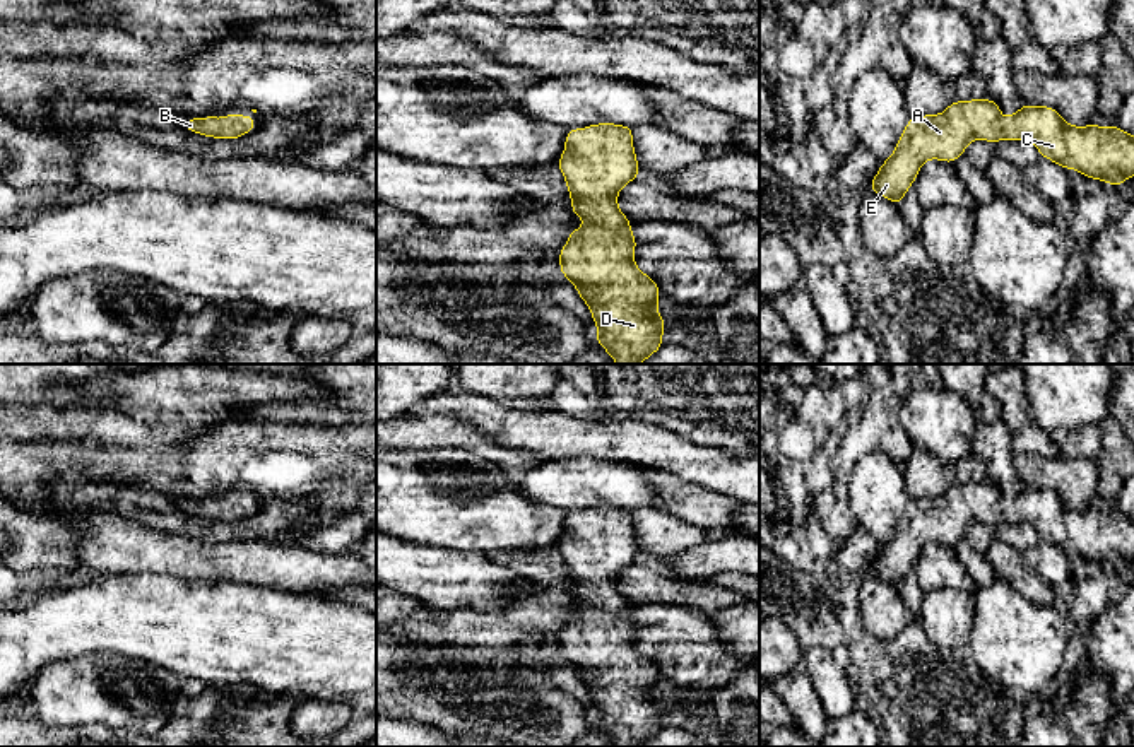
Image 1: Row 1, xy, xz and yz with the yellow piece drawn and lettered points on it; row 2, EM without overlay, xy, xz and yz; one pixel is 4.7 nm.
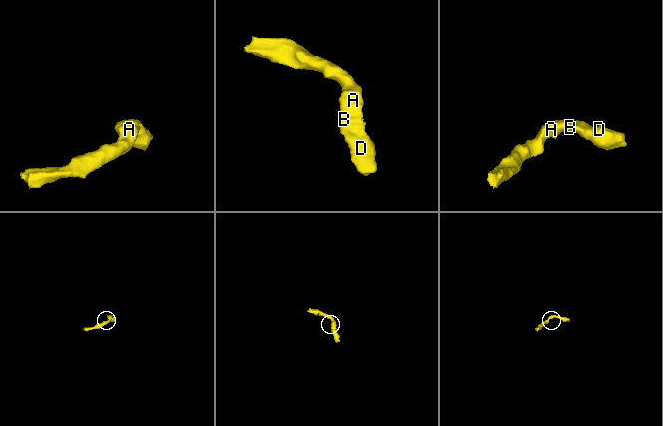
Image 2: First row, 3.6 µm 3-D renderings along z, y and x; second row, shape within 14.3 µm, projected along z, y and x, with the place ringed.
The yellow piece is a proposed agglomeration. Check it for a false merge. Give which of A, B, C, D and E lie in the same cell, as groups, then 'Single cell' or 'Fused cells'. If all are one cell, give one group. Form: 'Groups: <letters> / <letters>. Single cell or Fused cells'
Groups: A B C D E. Single cell

